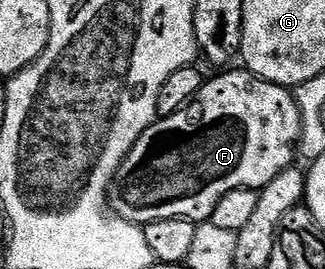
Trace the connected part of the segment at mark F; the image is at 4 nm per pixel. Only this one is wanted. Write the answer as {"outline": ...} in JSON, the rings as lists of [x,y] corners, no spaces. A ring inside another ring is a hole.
{"outline":[[[243,67],[217,73],[220,74],[213,81],[212,78],[205,80],[189,105],[174,115],[157,119],[140,136],[138,143],[134,143],[122,167],[118,167],[116,178],[108,189],[108,203],[113,213],[131,225],[143,227],[160,220],[207,222],[222,195],[239,189],[262,190],[274,175],[286,171],[297,160],[301,123],[293,90],[255,77]]]}

